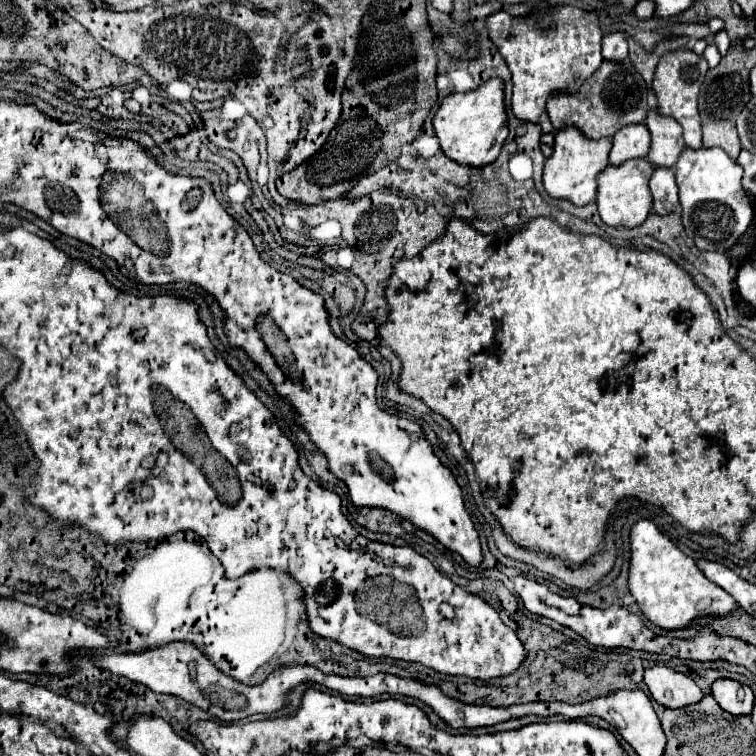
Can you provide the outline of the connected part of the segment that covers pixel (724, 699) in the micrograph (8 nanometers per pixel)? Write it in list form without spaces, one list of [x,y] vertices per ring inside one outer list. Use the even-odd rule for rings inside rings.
[[[719,678],[711,684],[711,696],[717,700],[717,704],[729,712],[729,714],[751,714],[753,710],[753,692],[749,686],[739,684],[737,680]]]

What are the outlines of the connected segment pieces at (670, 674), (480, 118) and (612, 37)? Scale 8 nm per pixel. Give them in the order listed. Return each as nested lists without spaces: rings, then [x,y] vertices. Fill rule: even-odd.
[[[653,666],[645,670],[643,680],[653,700],[657,700],[665,708],[683,708],[703,698],[703,692],[689,676],[667,666]]]
[[[489,78],[487,82],[483,82],[479,88],[463,92],[463,94],[449,94],[443,98],[443,102],[439,104],[439,110],[435,112],[433,118],[433,128],[435,134],[439,138],[441,150],[455,162],[459,164],[469,164],[469,166],[487,166],[491,162],[495,162],[495,158],[499,156],[503,142],[507,138],[507,114],[505,114],[505,84],[501,78]]]
[[[613,32],[613,34],[603,36],[603,58],[605,60],[625,60],[627,58],[625,34]]]

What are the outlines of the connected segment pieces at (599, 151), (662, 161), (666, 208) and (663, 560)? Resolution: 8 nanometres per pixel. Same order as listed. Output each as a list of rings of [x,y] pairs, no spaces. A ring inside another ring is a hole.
[[[561,128],[555,134],[553,154],[545,162],[543,170],[543,184],[549,196],[563,198],[573,202],[575,206],[585,206],[595,200],[597,196],[597,174],[609,166],[607,154],[611,150],[611,140],[589,140],[579,128]]]
[[[655,108],[649,110],[649,116],[645,118],[645,126],[651,132],[651,148],[647,160],[653,166],[673,166],[685,148],[685,142],[681,138],[681,126],[673,118],[661,116]]]
[[[653,168],[649,188],[653,194],[653,210],[657,214],[669,214],[677,210],[677,184],[673,168]]]
[[[635,522],[629,528],[629,544],[629,592],[639,604],[645,618],[655,626],[665,630],[685,628],[699,616],[727,616],[733,608],[737,608],[737,602],[723,588],[707,580],[703,572],[695,566],[695,560],[683,554],[667,536],[663,536],[653,522]]]

